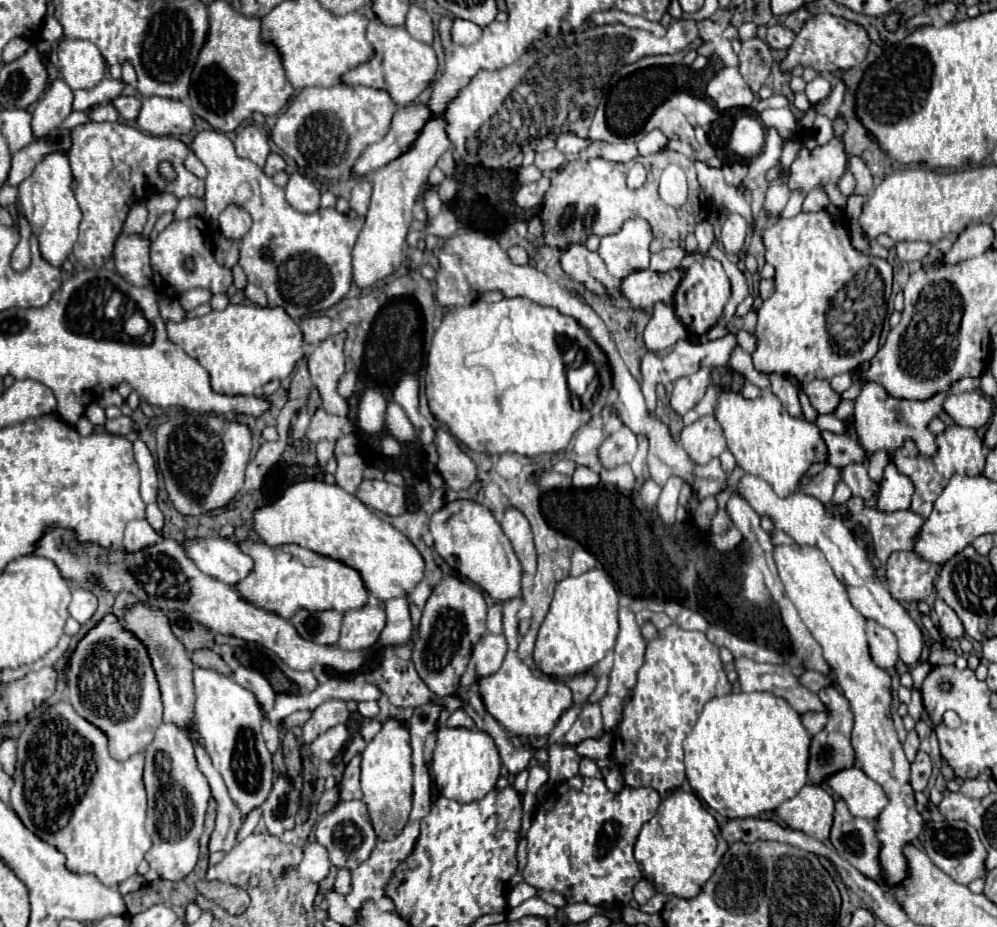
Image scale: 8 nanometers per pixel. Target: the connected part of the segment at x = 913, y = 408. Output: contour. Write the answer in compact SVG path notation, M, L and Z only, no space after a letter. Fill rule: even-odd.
M964 379L952 385L946 393L936 393L936 397L928 401L896 401L894 397L888 397L884 387L878 383L866 383L862 387L862 393L856 399L856 409L854 409L854 427L858 431L862 447L868 451L868 457L878 451L886 449L892 457L892 453L904 443L904 439L914 439L920 455L932 455L936 453L936 441L934 435L928 431L928 423L942 411L942 401L948 397L948 393L964 393L964 391L978 391L980 389L980 379Z

